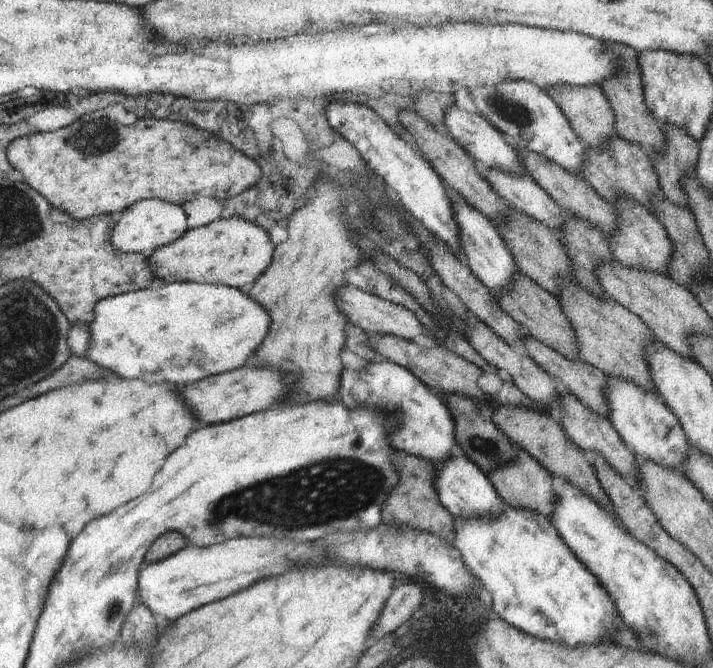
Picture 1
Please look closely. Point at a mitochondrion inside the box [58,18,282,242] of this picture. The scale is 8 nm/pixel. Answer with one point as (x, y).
(108, 137)

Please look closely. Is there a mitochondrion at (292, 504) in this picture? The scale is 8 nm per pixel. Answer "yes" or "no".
yes

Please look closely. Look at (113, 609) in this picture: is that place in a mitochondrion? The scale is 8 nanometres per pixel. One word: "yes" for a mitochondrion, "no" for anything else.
yes

